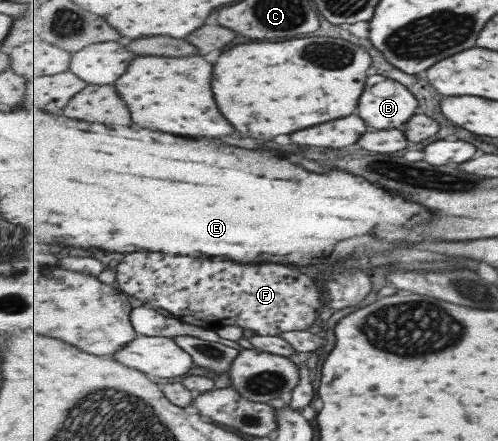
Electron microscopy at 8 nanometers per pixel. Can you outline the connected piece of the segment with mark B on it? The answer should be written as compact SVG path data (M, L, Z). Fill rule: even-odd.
M383 75L367 81L359 115L377 129L401 129L419 109L417 97L403 83Z

